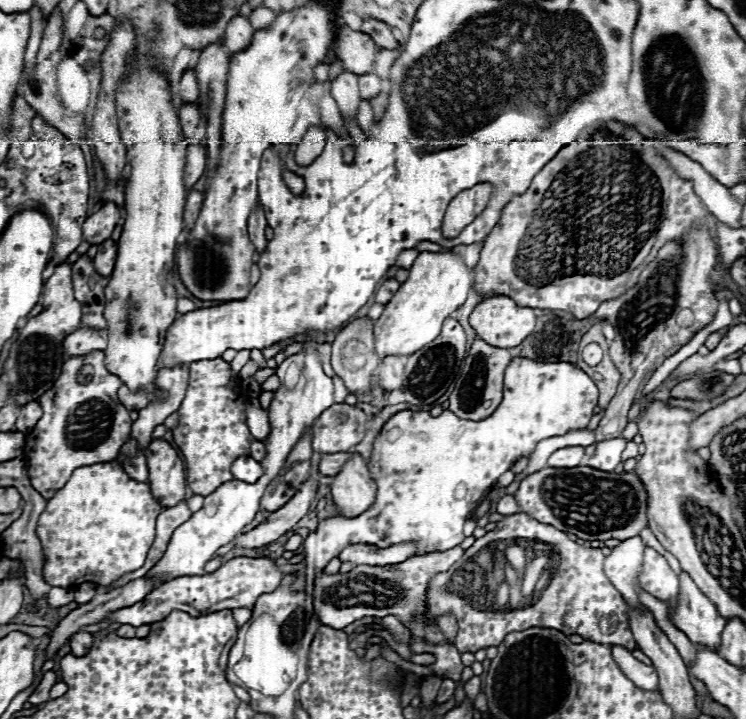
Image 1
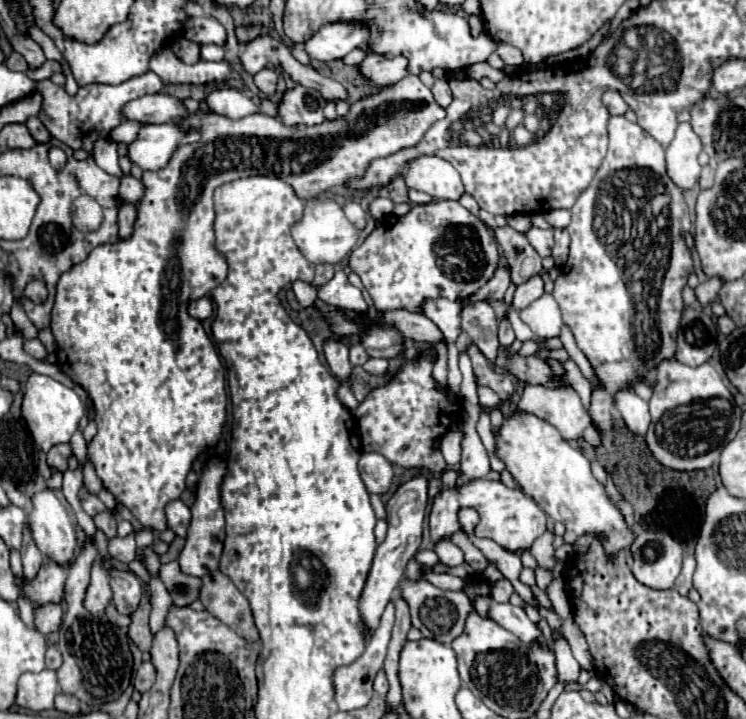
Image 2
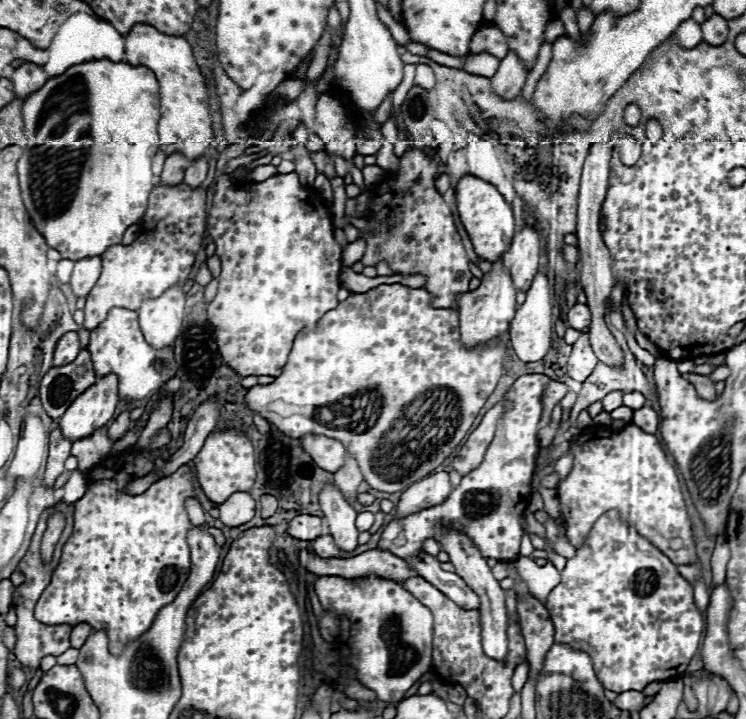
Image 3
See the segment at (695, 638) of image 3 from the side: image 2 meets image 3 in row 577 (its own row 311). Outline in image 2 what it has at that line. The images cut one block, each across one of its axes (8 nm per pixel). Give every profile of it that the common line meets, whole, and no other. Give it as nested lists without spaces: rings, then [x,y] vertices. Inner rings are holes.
[[[612,116],[608,120],[608,136],[610,136],[610,146],[608,146],[608,154],[606,158],[602,160],[592,184],[578,196],[576,204],[570,208],[570,214],[572,214],[572,222],[568,224],[568,232],[570,232],[570,256],[566,260],[566,264],[560,268],[560,276],[558,280],[554,282],[554,292],[552,296],[556,298],[556,302],[560,304],[560,310],[562,310],[562,320],[564,324],[570,326],[574,338],[576,338],[576,344],[578,348],[586,354],[586,358],[590,360],[590,364],[594,366],[598,378],[602,380],[602,388],[594,388],[592,390],[592,404],[590,404],[590,416],[592,416],[592,422],[596,428],[600,428],[602,432],[610,430],[612,426],[612,414],[610,414],[610,408],[614,404],[614,398],[612,394],[626,388],[630,380],[642,376],[646,370],[654,368],[660,360],[664,358],[670,358],[674,356],[674,336],[678,332],[678,324],[680,324],[680,316],[682,316],[682,308],[684,308],[684,302],[682,302],[682,288],[686,286],[686,278],[692,270],[692,256],[686,248],[686,242],[684,242],[684,234],[690,230],[690,218],[688,218],[688,210],[686,210],[686,204],[684,204],[684,198],[682,198],[682,190],[674,186],[674,182],[668,178],[666,174],[666,164],[664,164],[664,148],[636,122],[628,122],[624,116]],[[636,184],[642,184],[642,186],[636,186]],[[644,190],[654,190],[658,194],[644,194]],[[626,260],[636,260],[636,304],[634,304],[634,296],[632,292],[628,290],[628,284],[626,284]]]

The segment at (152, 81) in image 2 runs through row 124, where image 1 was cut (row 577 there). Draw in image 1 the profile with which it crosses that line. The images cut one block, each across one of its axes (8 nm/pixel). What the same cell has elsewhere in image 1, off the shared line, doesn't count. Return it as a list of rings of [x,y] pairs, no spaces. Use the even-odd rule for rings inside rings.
[[[106,462],[102,466],[82,466],[72,472],[70,480],[54,498],[48,500],[46,510],[38,520],[38,536],[42,540],[42,550],[46,556],[44,578],[50,586],[60,588],[78,588],[84,582],[98,586],[108,586],[118,576],[138,570],[148,554],[148,548],[154,542],[156,534],[156,516],[162,512],[162,506],[154,500],[150,486],[144,482],[132,480],[118,462]]]

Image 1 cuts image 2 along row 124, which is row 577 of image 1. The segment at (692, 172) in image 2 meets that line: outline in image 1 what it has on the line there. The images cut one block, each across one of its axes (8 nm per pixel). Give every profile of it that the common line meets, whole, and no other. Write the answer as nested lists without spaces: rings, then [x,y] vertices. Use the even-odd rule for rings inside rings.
[[[686,572],[680,574],[680,592],[672,610],[672,622],[690,638],[690,642],[712,650],[720,646],[720,634],[726,626],[726,620],[718,616],[716,606],[698,590]]]

